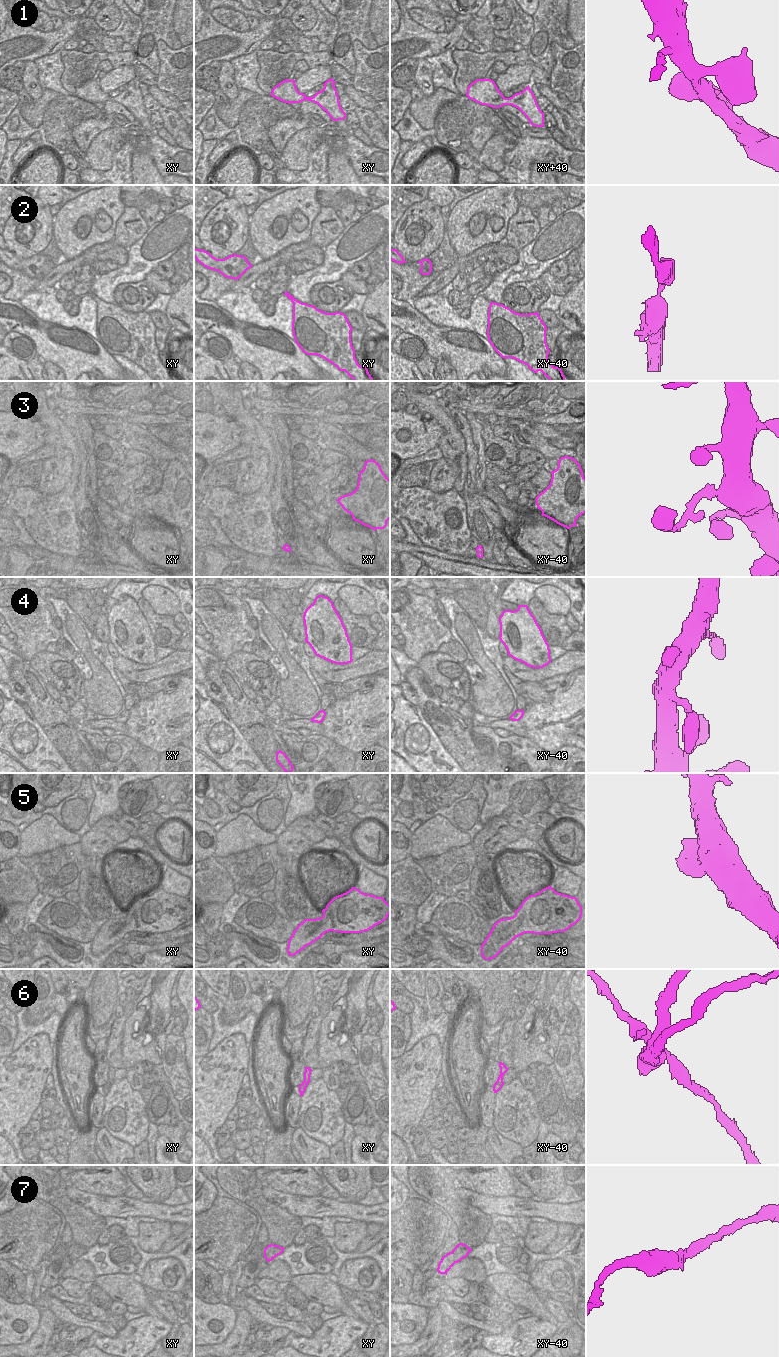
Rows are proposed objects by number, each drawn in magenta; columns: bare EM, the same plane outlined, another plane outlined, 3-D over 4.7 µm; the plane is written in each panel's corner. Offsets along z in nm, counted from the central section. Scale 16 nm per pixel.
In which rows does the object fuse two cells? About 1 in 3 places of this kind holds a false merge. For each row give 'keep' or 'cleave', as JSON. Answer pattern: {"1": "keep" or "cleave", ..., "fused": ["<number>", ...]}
{"1": "keep", "2": "keep", "3": "cleave", "4": "keep", "5": "keep", "6": "cleave", "7": "keep", "fused": ["3", "6"]}

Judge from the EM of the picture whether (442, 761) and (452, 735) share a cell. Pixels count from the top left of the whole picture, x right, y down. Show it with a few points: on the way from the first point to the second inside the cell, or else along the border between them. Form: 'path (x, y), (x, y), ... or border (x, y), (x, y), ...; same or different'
border (433, 730), (443, 747), (457, 762); different

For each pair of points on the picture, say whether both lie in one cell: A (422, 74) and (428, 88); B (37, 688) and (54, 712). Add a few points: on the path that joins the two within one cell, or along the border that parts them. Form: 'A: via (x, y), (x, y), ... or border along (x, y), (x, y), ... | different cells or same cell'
A: via (423, 77), (423, 81), (427, 85) | same cell
B: via (37, 694), (48, 706) | same cell

